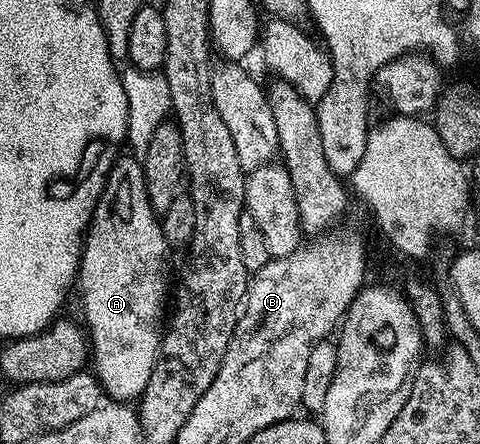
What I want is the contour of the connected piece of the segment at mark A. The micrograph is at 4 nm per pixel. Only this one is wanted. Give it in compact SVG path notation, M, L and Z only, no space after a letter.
M134 156L116 158L95 205L91 225L87 227L77 275L78 301L89 331L89 358L93 366L95 362L93 373L102 382L108 399L117 402L138 399L149 384L149 376L153 376L153 368L159 363L159 344L165 329L163 305L169 302L167 277L171 274L171 254L173 248L163 235L160 215L149 204L142 161Z

